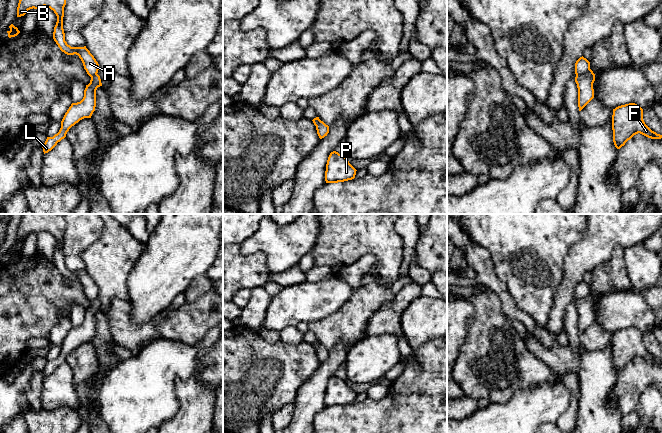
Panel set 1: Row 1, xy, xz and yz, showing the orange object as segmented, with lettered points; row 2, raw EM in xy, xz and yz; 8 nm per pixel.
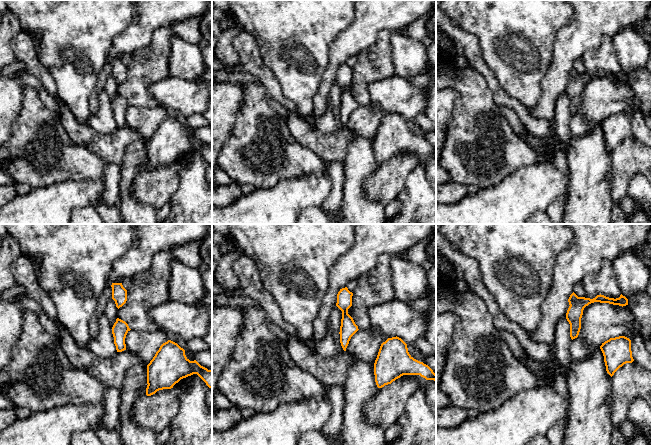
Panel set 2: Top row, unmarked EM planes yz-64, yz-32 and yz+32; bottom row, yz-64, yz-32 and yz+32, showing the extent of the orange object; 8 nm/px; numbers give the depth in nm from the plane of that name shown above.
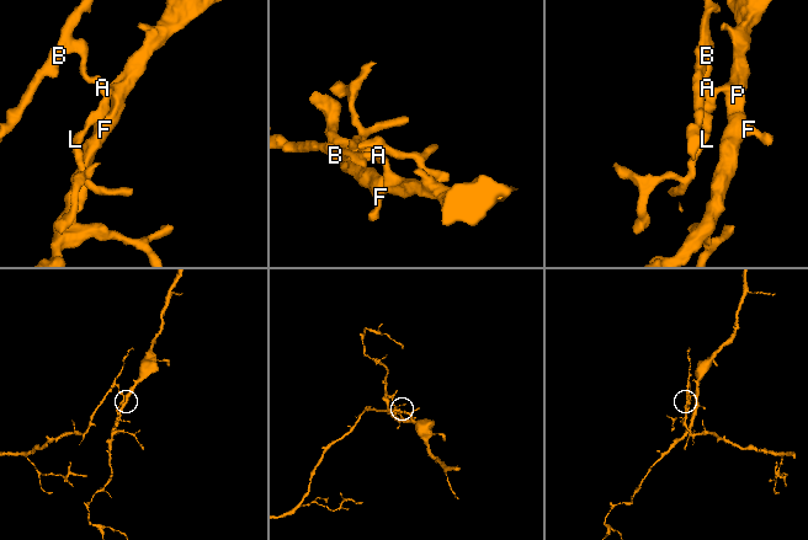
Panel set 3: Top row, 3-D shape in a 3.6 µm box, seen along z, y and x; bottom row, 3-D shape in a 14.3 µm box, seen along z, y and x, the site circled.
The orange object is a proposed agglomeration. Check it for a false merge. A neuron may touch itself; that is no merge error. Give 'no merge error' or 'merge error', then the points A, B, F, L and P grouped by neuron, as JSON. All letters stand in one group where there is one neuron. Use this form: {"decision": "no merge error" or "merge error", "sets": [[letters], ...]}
{"decision": "merge error", "sets": [["A", "B"], ["F", "L", "P"]]}

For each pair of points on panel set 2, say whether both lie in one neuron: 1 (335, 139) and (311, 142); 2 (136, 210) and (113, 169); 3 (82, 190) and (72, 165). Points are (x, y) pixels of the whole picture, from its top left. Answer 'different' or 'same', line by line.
1: same
2: different
3: different

